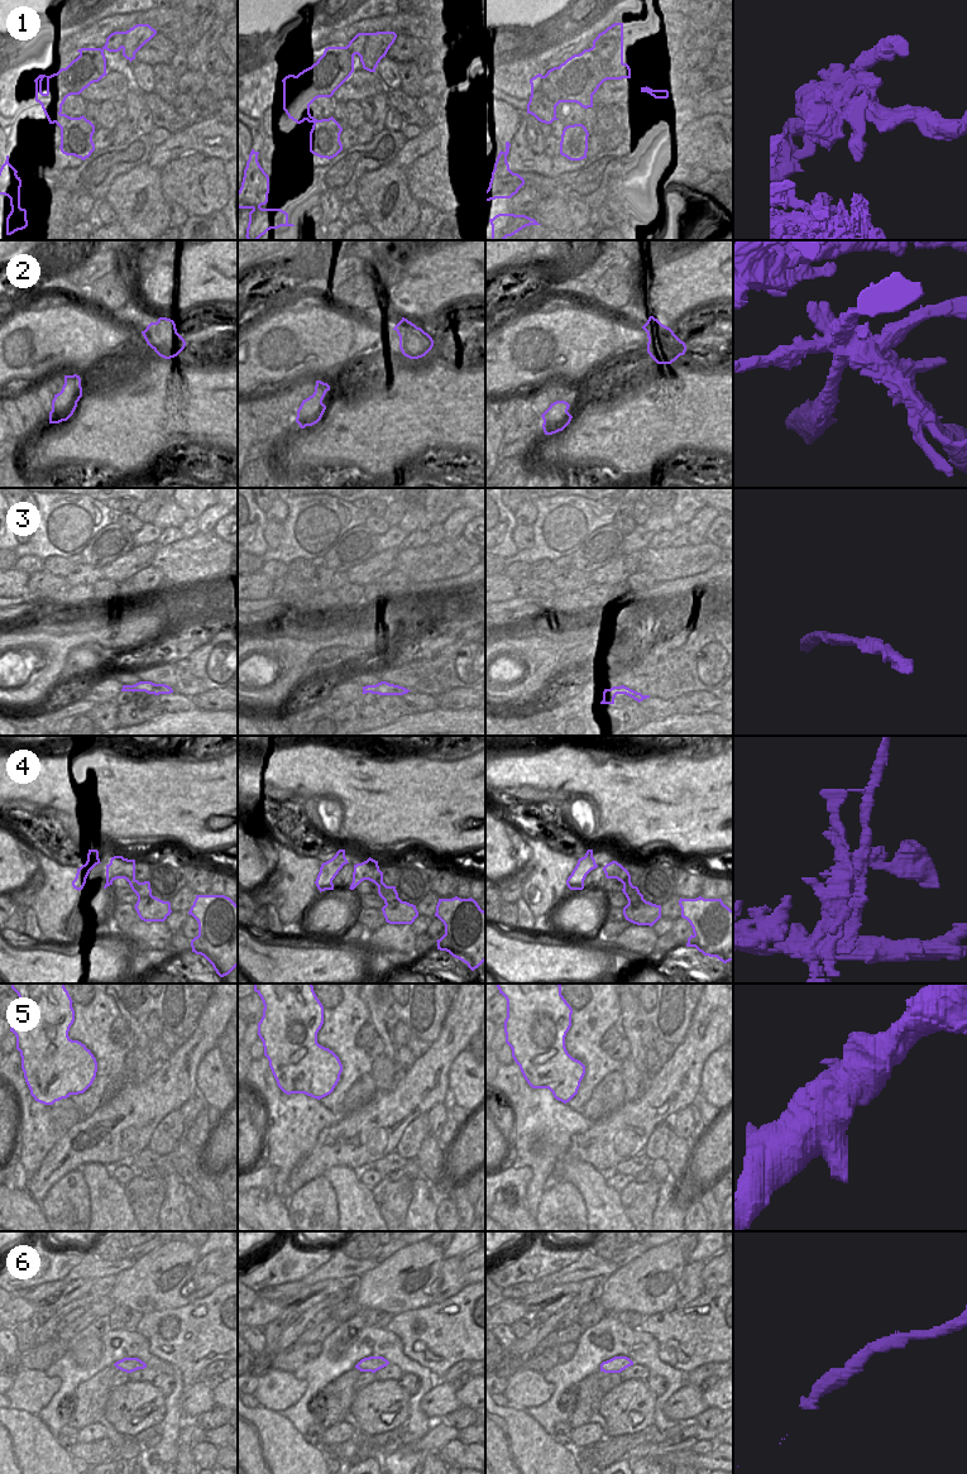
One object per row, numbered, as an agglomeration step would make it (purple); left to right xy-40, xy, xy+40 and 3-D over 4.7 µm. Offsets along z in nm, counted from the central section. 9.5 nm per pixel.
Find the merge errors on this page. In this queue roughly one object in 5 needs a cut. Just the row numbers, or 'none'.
2.

